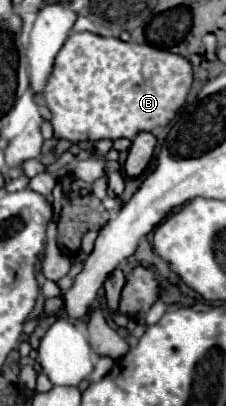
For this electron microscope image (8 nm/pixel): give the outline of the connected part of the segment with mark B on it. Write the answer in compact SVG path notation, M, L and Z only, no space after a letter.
M72 33L56 55L52 75L48 79L44 99L50 109L50 121L54 125L56 139L78 141L100 141L100 139L134 139L142 131L152 131L156 127L168 125L178 109L186 104L193 83L191 63L182 56L148 43L126 43L122 39L100 37L94 33Z

